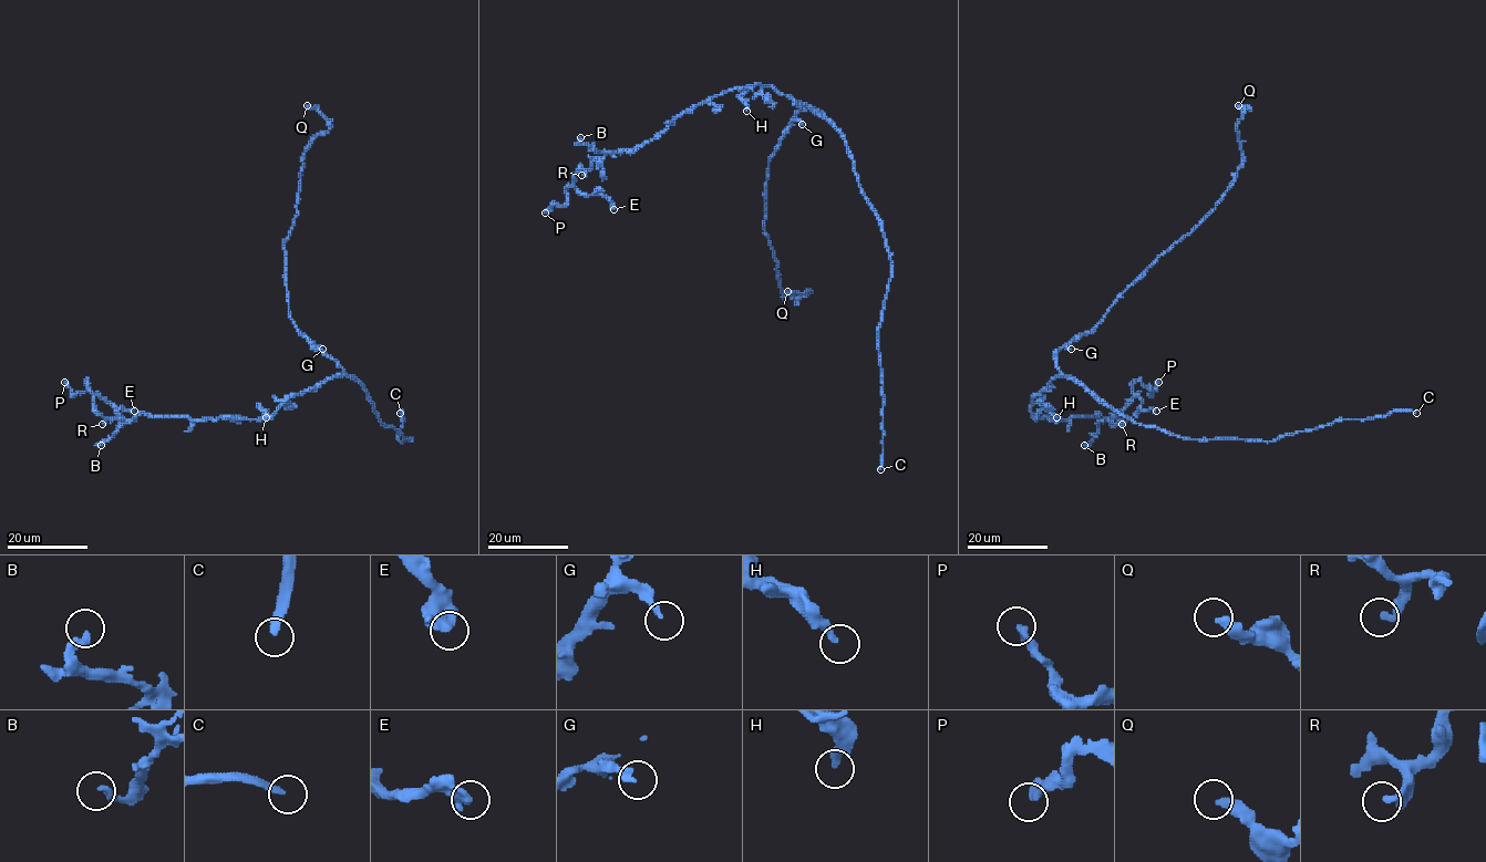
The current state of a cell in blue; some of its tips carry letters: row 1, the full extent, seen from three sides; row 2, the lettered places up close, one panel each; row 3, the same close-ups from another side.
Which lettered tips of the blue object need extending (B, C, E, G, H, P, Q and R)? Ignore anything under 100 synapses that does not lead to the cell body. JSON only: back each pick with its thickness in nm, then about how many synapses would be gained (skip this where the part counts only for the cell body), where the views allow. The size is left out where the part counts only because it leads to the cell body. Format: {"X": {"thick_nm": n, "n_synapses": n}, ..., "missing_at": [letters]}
{"C": {"thick_nm": 240, "n_synapses": 120}, "missing_at": ["C"]}

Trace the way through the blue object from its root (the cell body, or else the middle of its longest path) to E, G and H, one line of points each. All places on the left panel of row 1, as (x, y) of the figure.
E: (346, 374), (290, 396), (271, 415), (257, 418), (104, 417), (95, 409), (95, 396), (134, 411)
G: (346, 374), (332, 357), (315, 348), (322, 349)
H: (346, 374), (334, 375), (306, 392), (290, 396), (271, 415), (262, 408), (266, 417)

